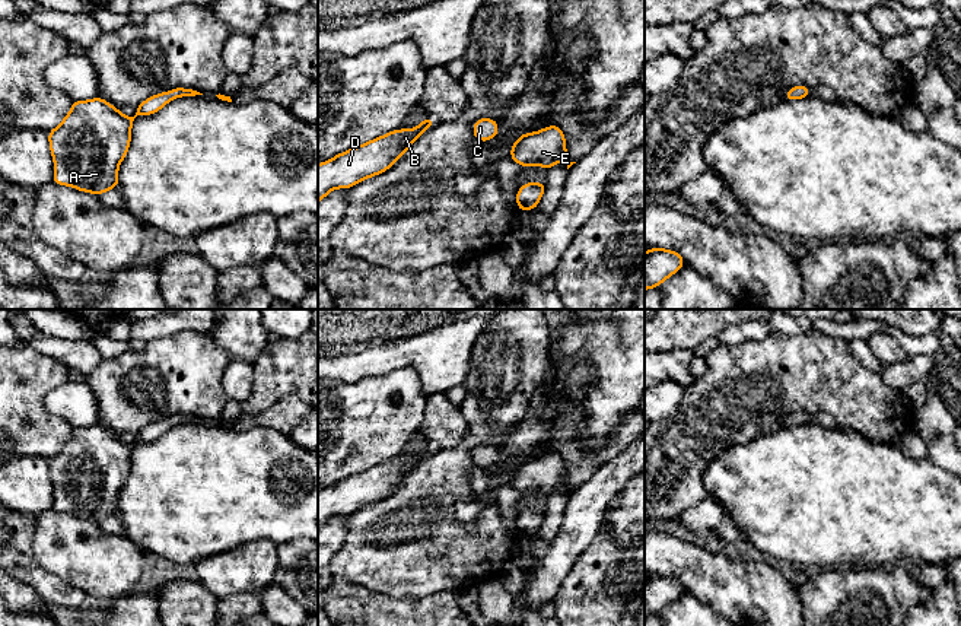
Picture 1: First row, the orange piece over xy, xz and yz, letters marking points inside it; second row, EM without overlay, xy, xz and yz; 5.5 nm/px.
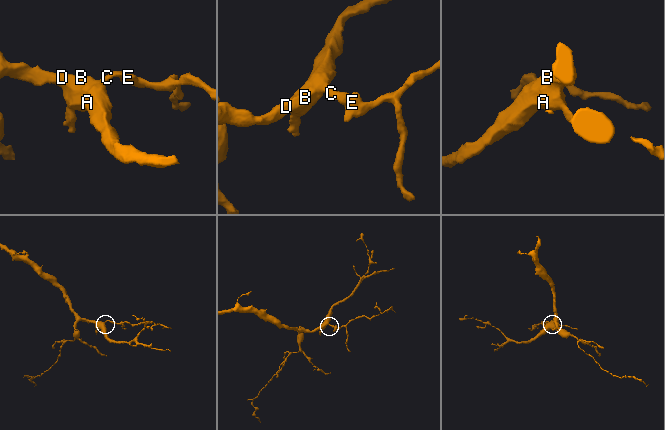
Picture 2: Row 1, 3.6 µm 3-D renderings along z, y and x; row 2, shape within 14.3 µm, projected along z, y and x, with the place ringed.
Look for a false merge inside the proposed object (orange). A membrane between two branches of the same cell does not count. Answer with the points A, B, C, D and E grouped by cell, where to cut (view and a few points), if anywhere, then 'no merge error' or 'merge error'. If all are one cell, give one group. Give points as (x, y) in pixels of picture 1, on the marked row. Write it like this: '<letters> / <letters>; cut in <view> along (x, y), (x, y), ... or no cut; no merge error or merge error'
A B C D E; no cut; no merge error

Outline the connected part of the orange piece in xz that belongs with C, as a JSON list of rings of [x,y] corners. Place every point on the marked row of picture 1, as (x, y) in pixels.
[[[480,118],[472,124],[474,137],[480,142],[491,140],[500,128],[497,127],[497,121],[491,118]]]

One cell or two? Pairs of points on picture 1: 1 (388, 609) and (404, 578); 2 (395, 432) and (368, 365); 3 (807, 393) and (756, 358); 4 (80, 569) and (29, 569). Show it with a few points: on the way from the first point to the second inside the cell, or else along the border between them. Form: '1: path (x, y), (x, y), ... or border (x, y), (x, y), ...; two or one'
1: border (362, 585), (394, 597), (428, 596); two
2: border (406, 368), (356, 381), (339, 381); two
3: path (794, 380), (789, 375), (776, 375), (769, 369); one
4: border (32, 537), (34, 558), (48, 572), (75, 587); two

